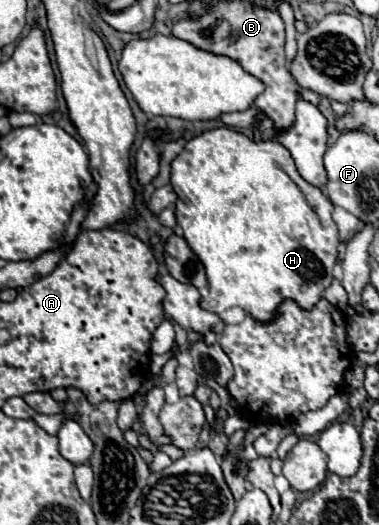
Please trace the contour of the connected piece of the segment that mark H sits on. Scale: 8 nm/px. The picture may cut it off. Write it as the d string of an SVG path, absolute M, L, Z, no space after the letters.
M212 128L188 140L182 154L172 160L170 182L178 194L176 220L184 230L186 242L202 260L210 284L206 302L200 302L204 310L220 314L230 306L240 306L256 320L268 322L274 318L276 306L282 300L290 298L300 308L312 308L330 286L340 246L340 236L332 220L332 202L320 188L308 184L296 172L296 166L284 168L284 172L278 162L288 158L290 152L280 142L256 142L234 128Z

